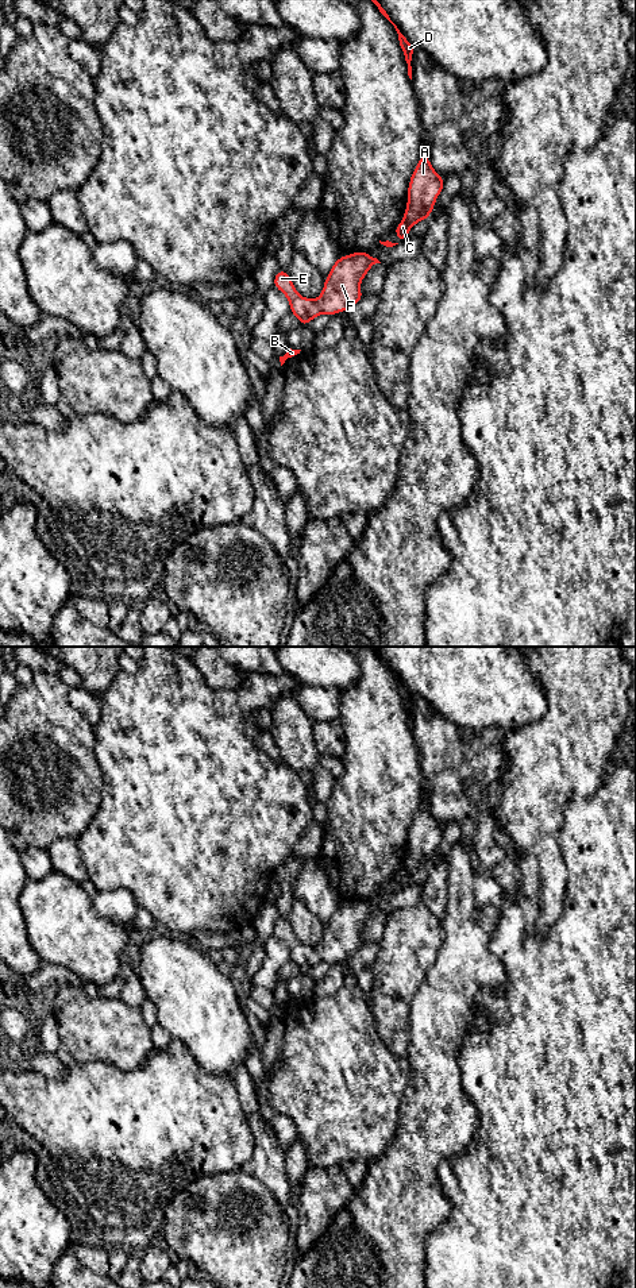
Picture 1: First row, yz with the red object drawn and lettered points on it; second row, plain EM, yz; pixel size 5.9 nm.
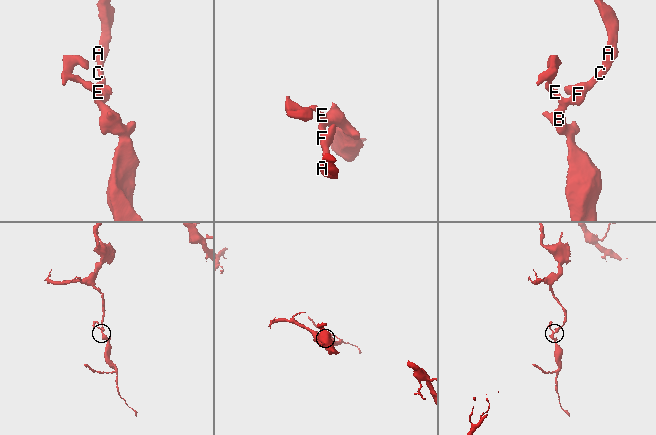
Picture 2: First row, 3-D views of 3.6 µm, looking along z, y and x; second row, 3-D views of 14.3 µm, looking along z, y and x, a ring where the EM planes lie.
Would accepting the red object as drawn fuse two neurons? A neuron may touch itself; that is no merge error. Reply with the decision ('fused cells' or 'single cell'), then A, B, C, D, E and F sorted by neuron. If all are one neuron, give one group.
single cell | A B C D E F

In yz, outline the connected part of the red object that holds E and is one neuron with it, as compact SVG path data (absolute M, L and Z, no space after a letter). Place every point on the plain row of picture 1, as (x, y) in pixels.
M366 899L339 905L324 928L324 936L317 948L300 944L285 918L277 919L273 932L286 944L290 960L305 976L321 961L332 964L352 957L363 946L359 932L375 911L381 910Z

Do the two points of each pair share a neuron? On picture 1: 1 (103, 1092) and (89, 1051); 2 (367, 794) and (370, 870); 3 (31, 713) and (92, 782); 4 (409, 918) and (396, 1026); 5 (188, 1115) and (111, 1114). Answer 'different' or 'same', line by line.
1: different
2: same
3: same
4: same
5: same

